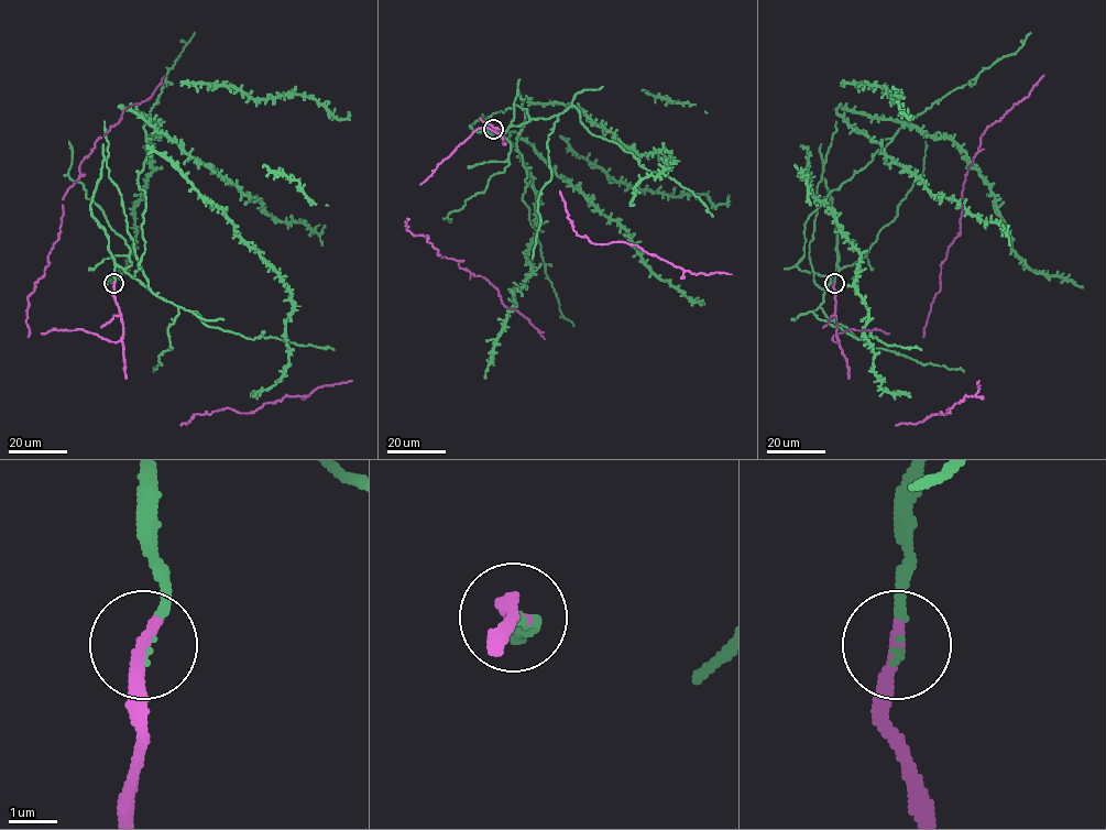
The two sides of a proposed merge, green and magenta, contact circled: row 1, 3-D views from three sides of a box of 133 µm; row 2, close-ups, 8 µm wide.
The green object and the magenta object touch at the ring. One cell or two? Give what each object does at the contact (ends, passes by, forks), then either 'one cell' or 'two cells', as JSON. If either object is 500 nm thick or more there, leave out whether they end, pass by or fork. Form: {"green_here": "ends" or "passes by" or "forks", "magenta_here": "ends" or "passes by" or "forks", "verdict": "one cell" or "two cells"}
{"green_here": "ends", "magenta_here": "ends", "verdict": "one cell"}

